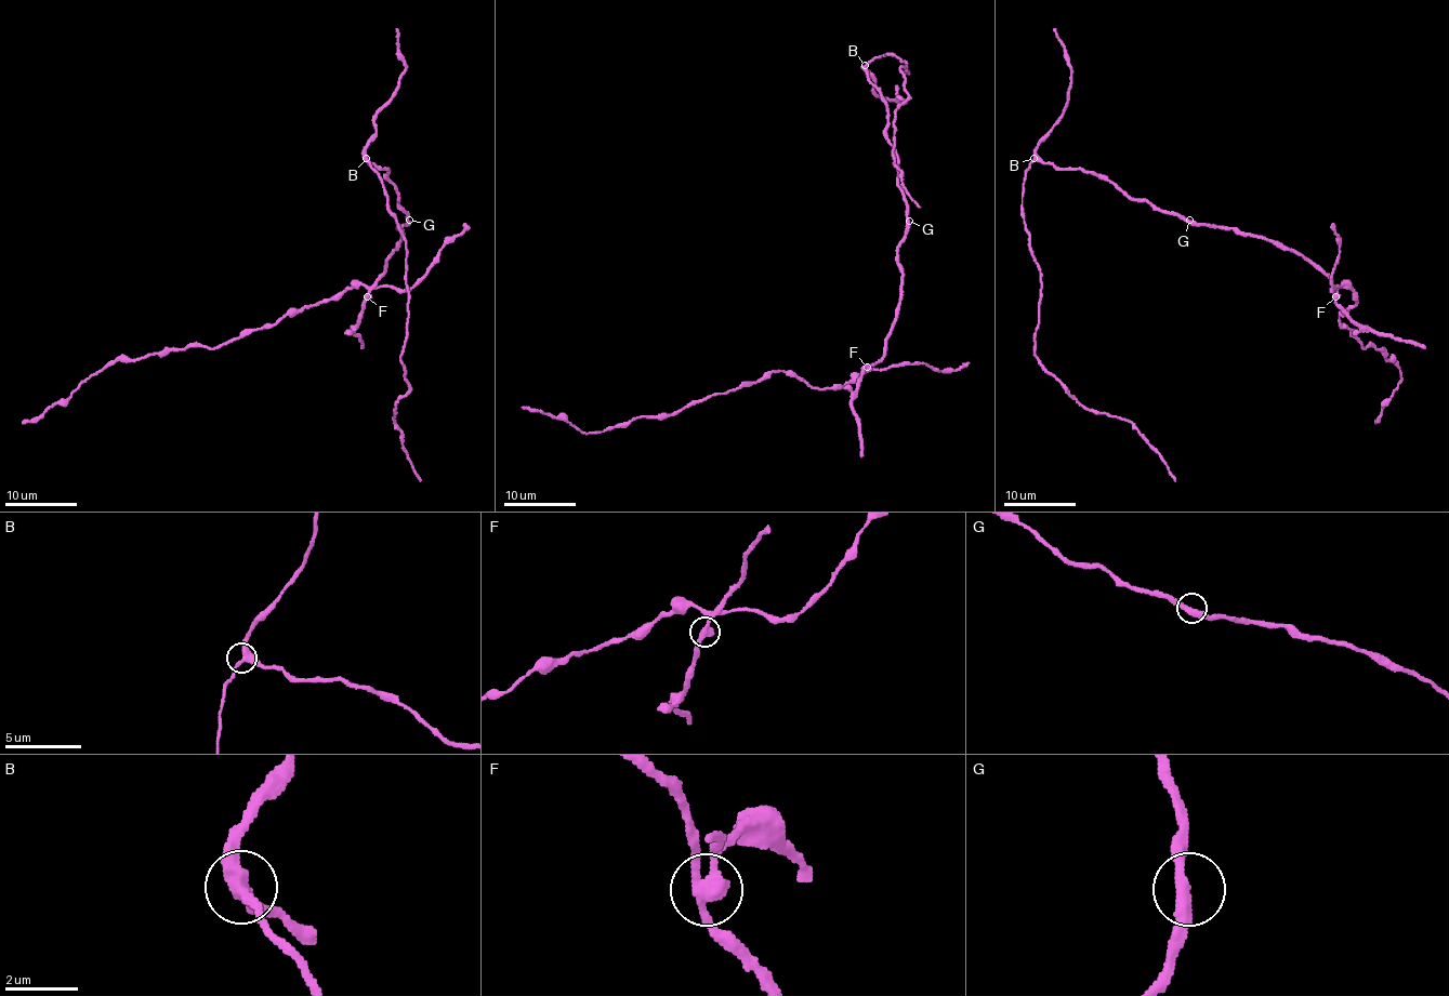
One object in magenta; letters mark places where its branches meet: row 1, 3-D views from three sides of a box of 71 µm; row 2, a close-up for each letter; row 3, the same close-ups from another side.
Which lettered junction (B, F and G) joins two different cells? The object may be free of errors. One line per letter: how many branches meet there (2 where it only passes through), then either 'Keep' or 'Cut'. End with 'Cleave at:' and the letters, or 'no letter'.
B: Branches: 3. Keep
F: Branches: 3. Cut
G: Branches: 2. Keep
Cleave at: F

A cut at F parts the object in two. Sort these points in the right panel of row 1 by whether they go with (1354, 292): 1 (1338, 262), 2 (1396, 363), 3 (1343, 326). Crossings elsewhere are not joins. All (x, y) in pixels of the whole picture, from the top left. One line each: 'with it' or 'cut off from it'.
1: with it
2: with it
3: with it

